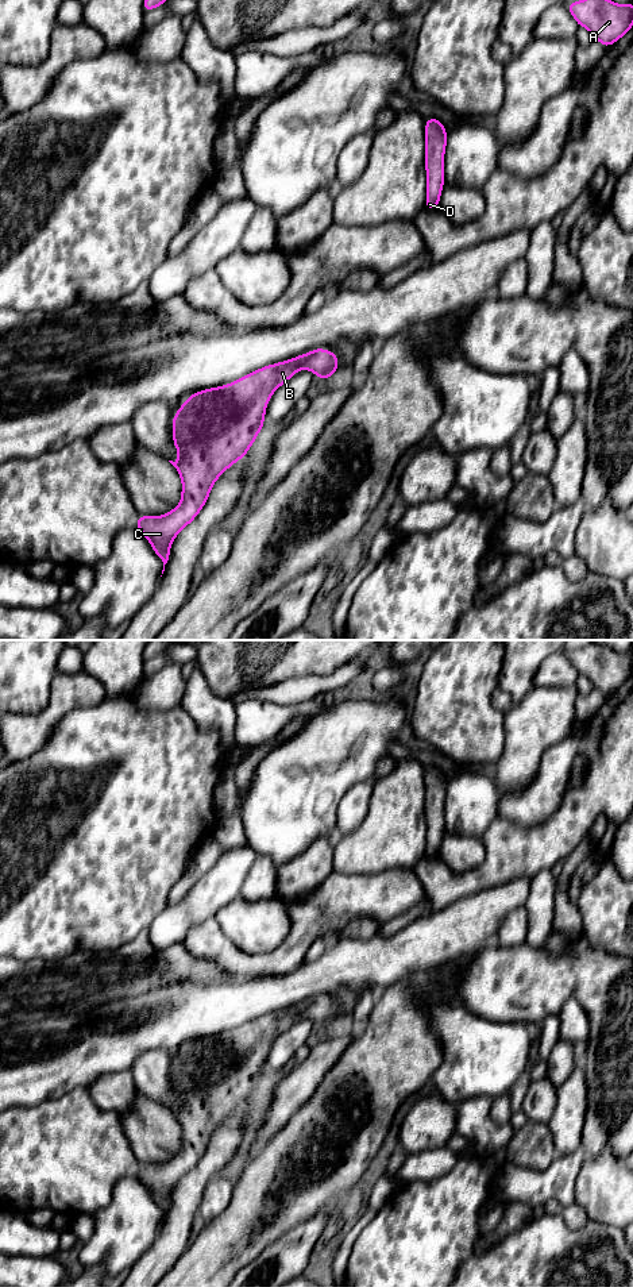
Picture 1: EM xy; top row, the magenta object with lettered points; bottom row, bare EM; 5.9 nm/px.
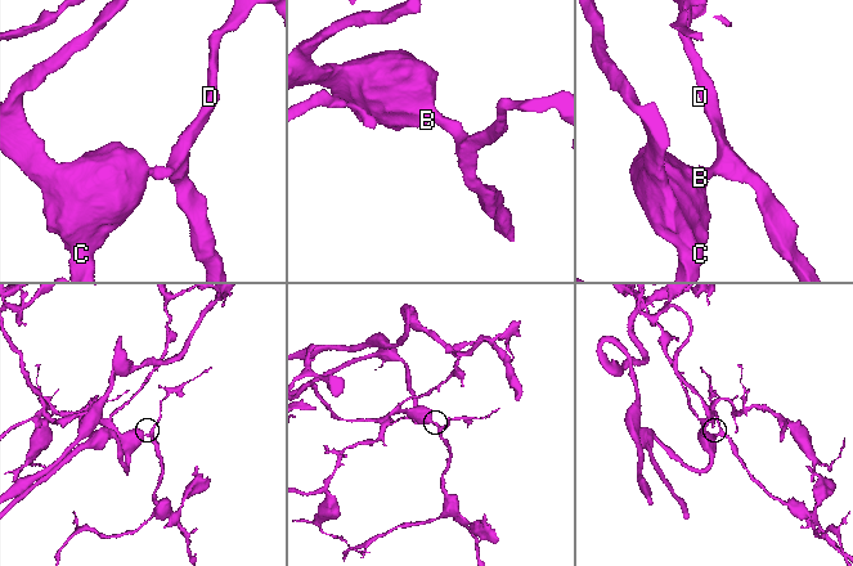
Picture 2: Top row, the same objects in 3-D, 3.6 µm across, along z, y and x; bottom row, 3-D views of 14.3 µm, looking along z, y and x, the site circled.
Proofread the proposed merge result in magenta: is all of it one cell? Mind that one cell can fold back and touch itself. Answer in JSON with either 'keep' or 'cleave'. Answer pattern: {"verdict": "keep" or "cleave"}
{"verdict": "keep"}

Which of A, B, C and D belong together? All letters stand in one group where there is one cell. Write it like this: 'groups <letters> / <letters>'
groups A B C D

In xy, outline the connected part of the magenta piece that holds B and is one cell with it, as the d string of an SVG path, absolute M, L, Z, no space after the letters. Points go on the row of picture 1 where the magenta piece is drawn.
M319 347L309 351L308 354L302 354L274 365L263 366L224 386L200 390L188 396L184 405L175 411L175 416L171 421L173 444L178 450L178 461L169 461L181 475L181 502L173 510L165 513L163 516L138 516L135 525L139 532L150 542L157 556L163 562L162 574L165 571L165 564L170 558L170 548L175 536L186 525L189 525L204 508L209 493L219 477L225 470L228 470L235 462L244 458L248 450L251 448L252 443L256 440L258 434L265 425L266 408L273 393L301 369L309 370L314 373L321 381L325 381L328 377L336 374L339 363L340 361L335 352Z

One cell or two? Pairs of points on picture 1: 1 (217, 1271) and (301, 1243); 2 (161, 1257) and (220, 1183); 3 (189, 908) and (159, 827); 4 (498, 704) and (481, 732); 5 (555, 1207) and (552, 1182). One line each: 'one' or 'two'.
1: two
2: two
3: two
4: two
5: two

